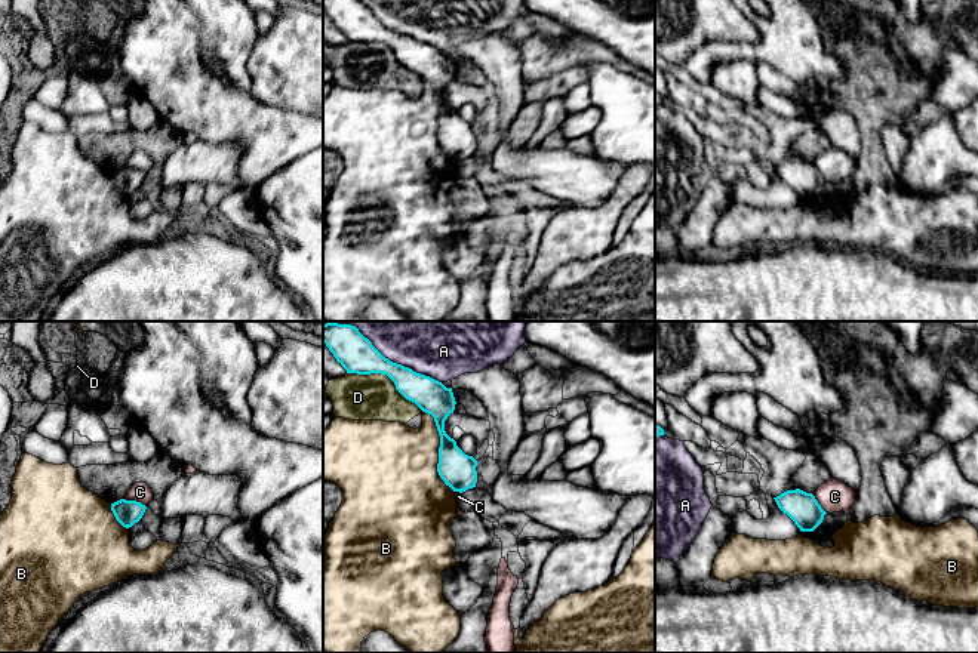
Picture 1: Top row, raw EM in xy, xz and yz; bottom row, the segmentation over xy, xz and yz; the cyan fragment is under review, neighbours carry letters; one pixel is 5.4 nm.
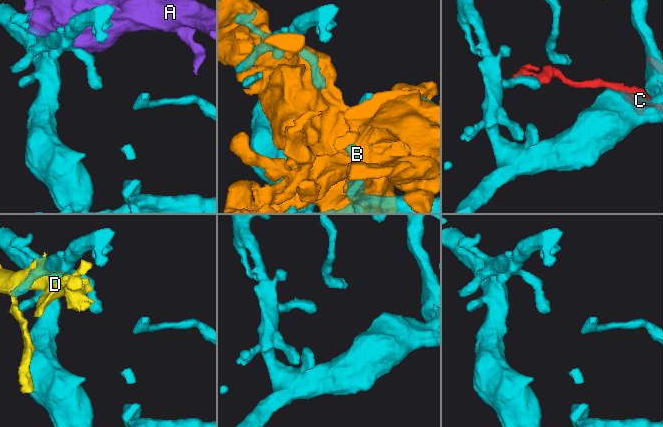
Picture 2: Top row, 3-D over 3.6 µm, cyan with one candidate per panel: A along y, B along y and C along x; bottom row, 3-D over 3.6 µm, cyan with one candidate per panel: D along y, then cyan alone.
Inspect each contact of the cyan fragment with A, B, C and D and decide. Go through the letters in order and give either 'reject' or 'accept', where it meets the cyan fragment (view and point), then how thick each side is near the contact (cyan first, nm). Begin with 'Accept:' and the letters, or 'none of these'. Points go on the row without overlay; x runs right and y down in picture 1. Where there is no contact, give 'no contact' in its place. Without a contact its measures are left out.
Accept: none of these
A: reject; meets cyan in xz at (400, 33); 200 nm thick on the cyan side, 280 nm on the other
B: reject; meets cyan in xz at (439, 119); 190 nm thick on the cyan side, 440 nm on the other
C: reject; meets cyan in xy at (135, 169); 140 nm thick on the cyan side, 110 nm on the other
D: reject; meets cyan in xz at (387, 43); 200 nm thick on the cyan side, 260 nm on the other

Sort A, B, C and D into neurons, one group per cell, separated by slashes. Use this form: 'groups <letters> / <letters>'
groups A / B / C / D

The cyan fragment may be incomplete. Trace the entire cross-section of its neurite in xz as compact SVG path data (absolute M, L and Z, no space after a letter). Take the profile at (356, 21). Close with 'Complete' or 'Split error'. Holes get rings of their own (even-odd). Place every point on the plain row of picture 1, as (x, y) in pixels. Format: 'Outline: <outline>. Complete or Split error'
Outline: M323 0L323 10L347 41L387 43L406 68L431 83L440 104L437 132L440 147L453 160L462 161L476 155L477 129L465 123L445 99L445 89L456 73L452 56L390 30L360 0Z. Complete

